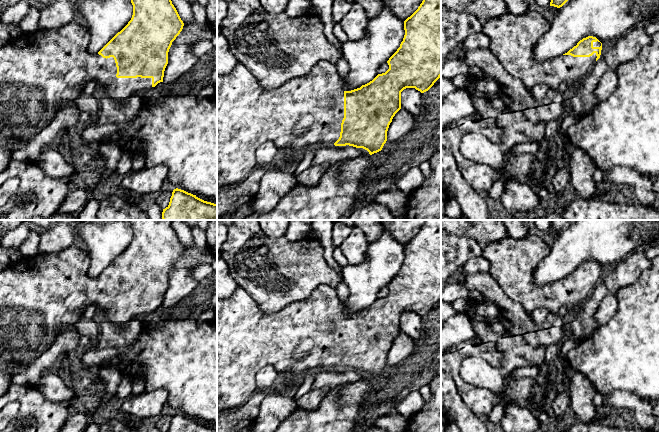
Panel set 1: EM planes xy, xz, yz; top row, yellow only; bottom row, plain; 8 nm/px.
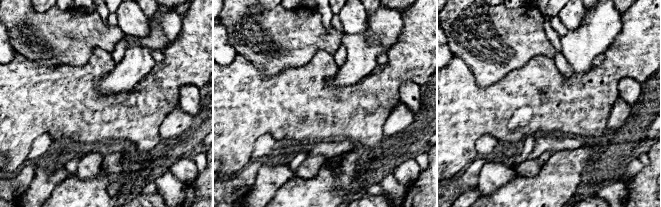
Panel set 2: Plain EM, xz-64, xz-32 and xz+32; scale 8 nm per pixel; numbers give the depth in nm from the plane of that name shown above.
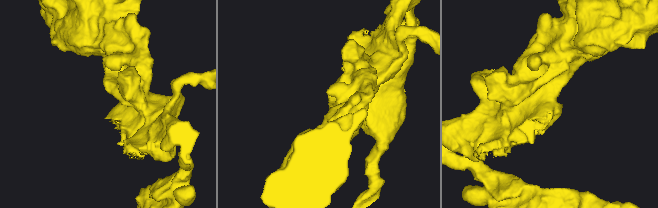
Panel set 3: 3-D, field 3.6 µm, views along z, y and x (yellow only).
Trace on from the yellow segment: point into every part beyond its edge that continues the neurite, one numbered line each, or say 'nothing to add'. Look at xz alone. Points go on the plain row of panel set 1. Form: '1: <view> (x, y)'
1: xz (308, 334)

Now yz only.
1: yz (512, 261)

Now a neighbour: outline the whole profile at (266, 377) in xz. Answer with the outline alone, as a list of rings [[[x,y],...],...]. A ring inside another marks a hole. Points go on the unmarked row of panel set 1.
[[[265,366],[256,375],[256,385],[258,390],[266,390],[271,387],[278,378],[279,372],[272,366]]]

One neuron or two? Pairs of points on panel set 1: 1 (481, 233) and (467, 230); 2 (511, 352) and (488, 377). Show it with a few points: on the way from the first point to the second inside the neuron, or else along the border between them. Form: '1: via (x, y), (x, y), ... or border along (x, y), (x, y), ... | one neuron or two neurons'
1: via (478, 230), (470, 230) | one neuron
2: via (511, 360), (496, 375) | one neuron

